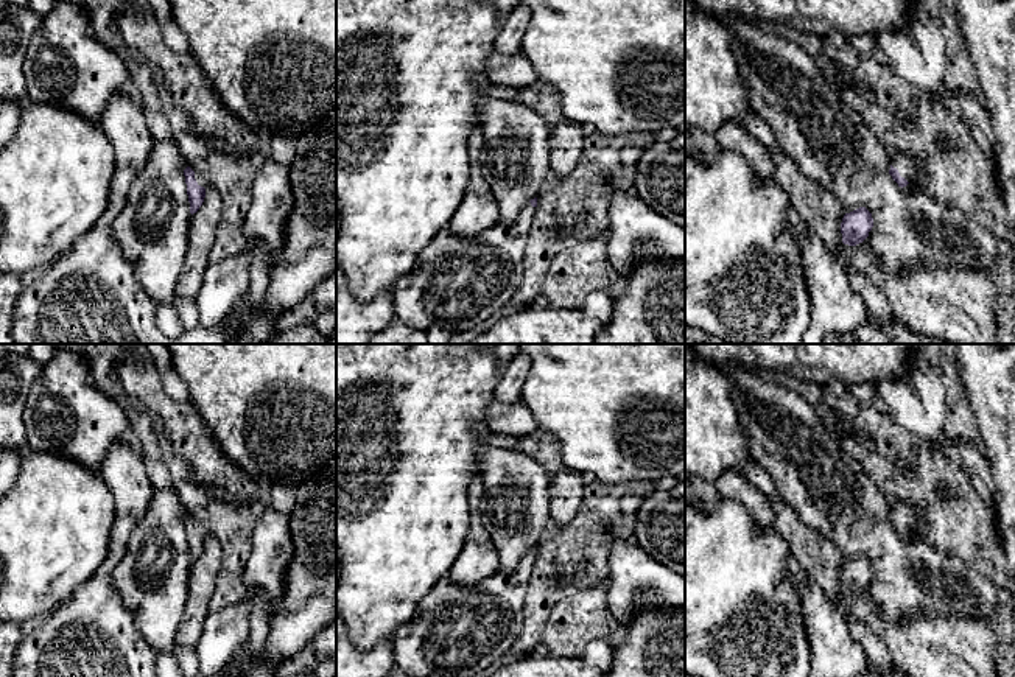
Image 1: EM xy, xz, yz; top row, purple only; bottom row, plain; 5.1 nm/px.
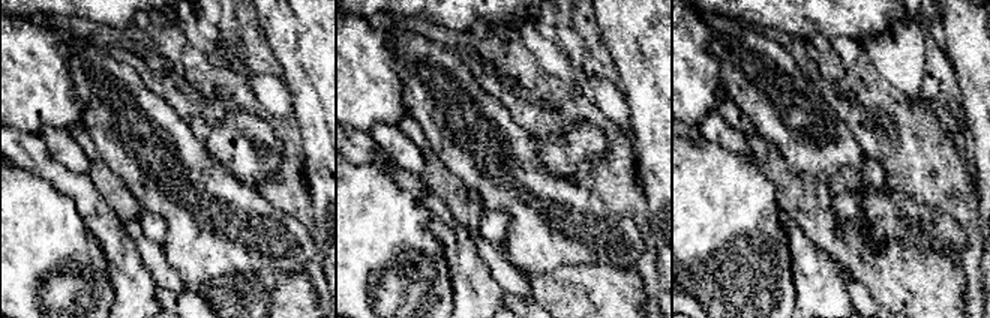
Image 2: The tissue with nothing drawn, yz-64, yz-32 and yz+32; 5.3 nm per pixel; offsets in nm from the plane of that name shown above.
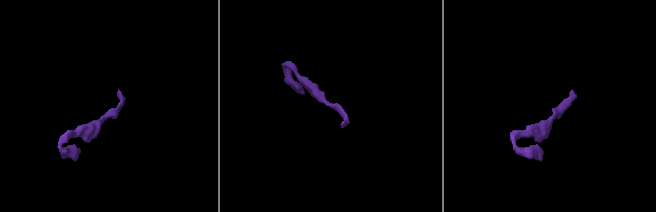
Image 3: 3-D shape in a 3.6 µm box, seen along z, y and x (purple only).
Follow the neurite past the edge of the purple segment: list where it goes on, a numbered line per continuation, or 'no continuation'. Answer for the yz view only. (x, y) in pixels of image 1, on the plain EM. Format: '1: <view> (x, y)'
1: yz (906, 514)

